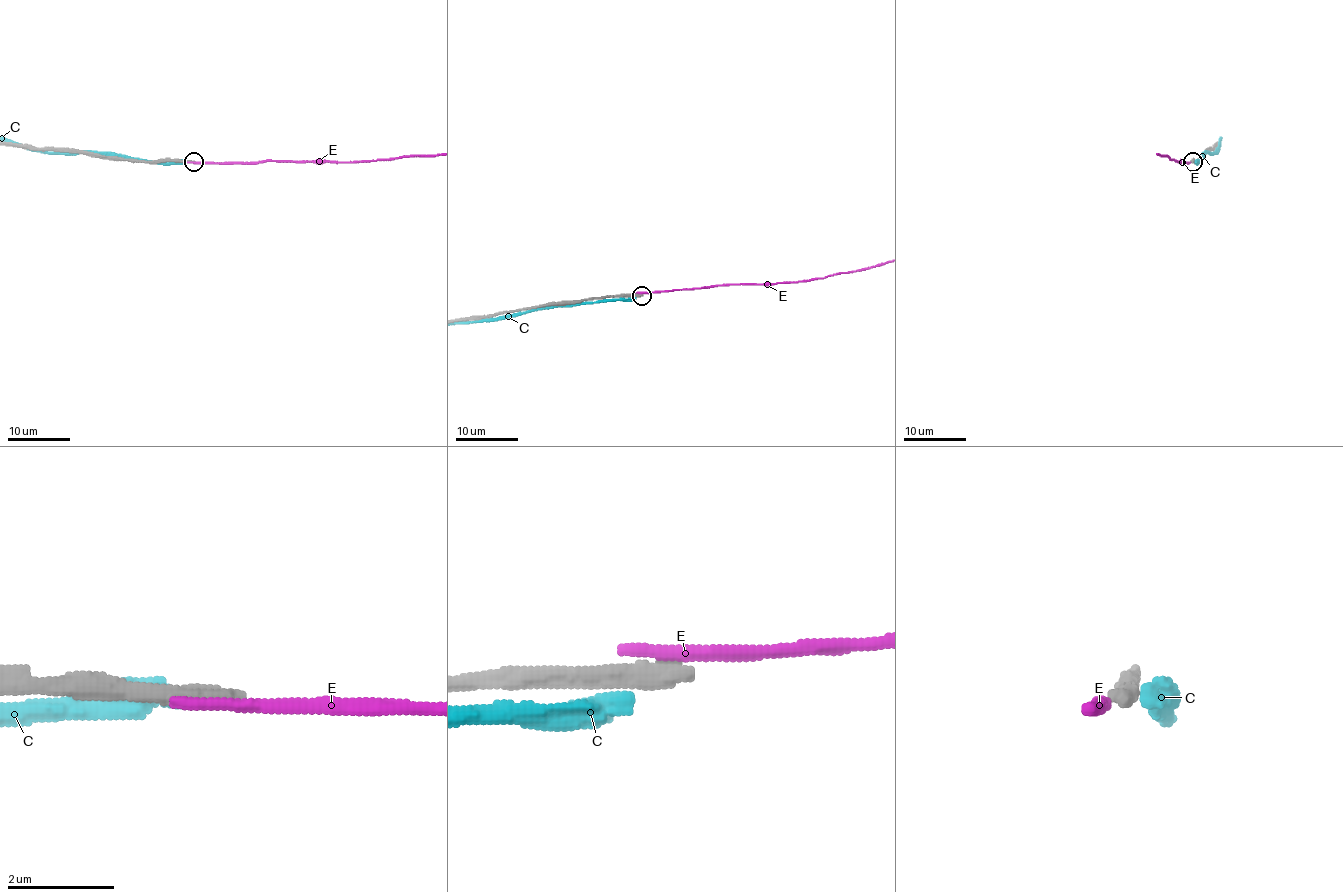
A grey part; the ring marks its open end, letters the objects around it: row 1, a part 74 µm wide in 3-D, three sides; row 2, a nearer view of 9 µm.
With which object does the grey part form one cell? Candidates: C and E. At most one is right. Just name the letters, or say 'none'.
none

